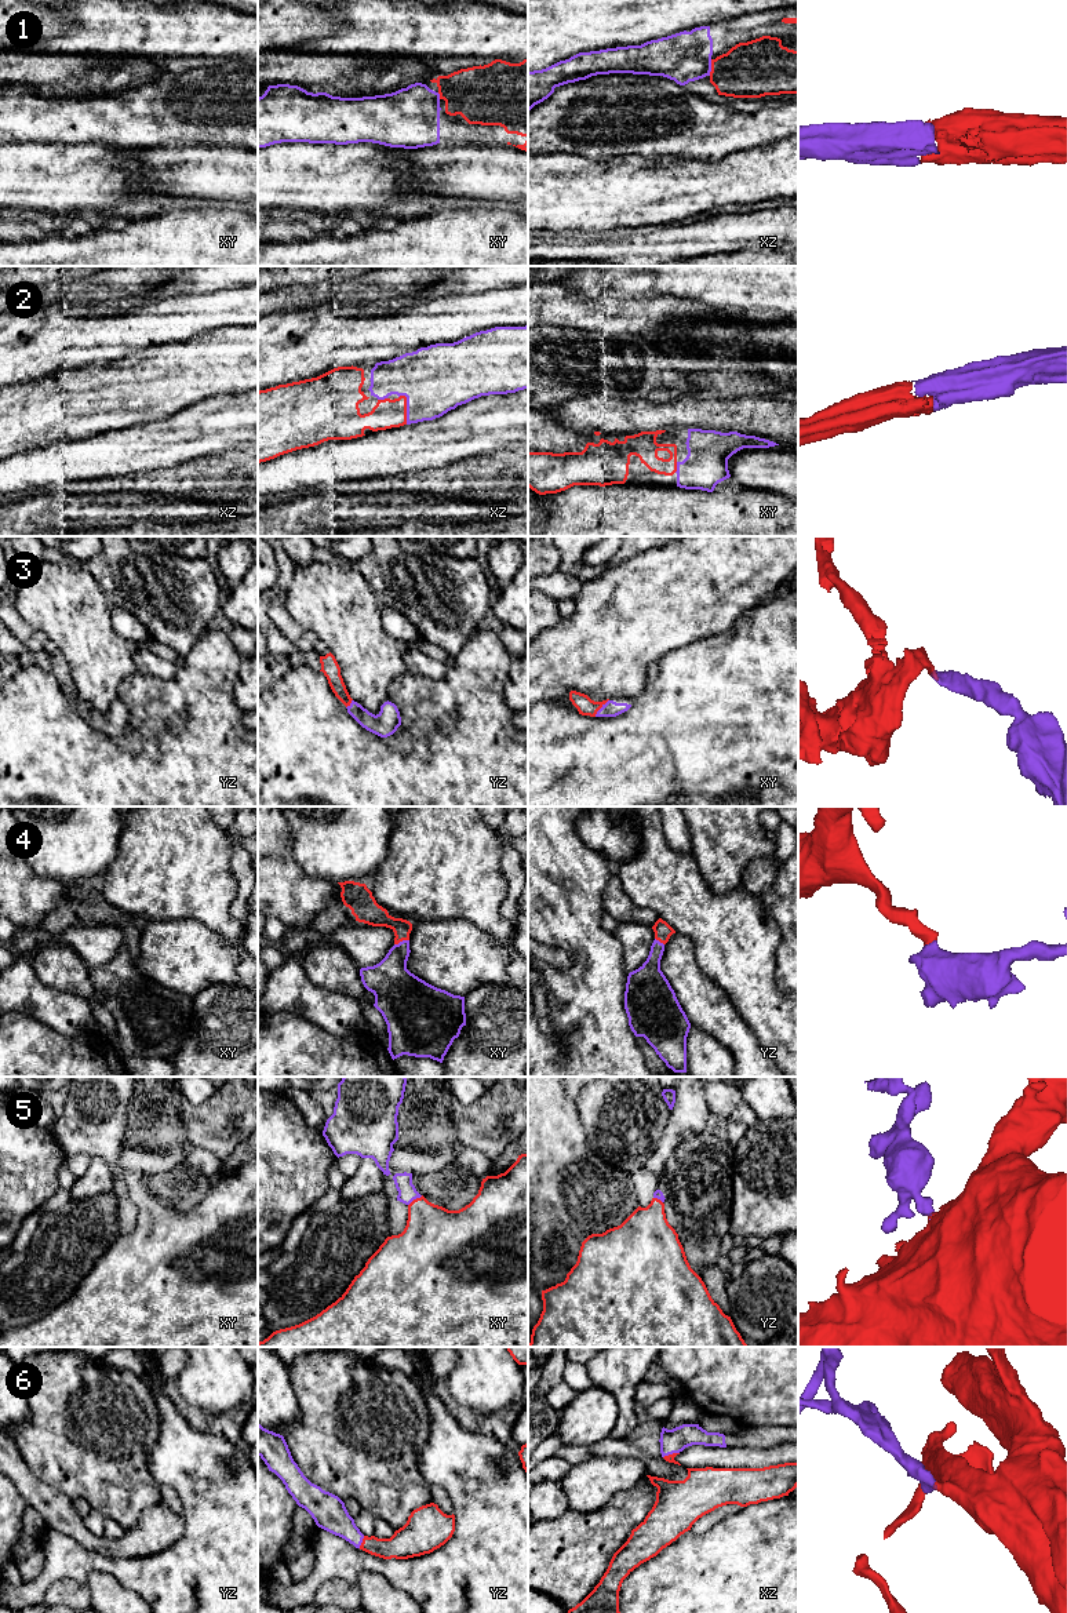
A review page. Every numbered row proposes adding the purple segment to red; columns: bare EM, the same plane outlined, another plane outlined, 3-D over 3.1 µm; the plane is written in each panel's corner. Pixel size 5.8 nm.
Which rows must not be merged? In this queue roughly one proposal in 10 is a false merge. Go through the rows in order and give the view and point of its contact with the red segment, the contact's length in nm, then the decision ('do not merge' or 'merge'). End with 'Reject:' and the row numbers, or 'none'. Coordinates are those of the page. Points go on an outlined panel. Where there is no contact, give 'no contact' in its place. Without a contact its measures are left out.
1: meets red in xz at (712, 68); contact 100 nm long; merge
2: meets red in xz at (405, 408); contact 180 nm long; merge
3: meets red in xy at (601, 706); contact 130 nm long; merge
4: meets red in xy at (401, 940); contact 90 nm long; merge
5: meets red in xy at (417, 1198); contact 110 nm long; merge
6: meets red in yz at (363, 1542); contact 80 nm long; merge
Reject: none

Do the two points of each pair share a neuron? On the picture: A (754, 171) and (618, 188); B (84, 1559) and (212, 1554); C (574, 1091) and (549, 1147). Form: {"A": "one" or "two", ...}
{"A": "one", "B": "one", "C": "two"}

